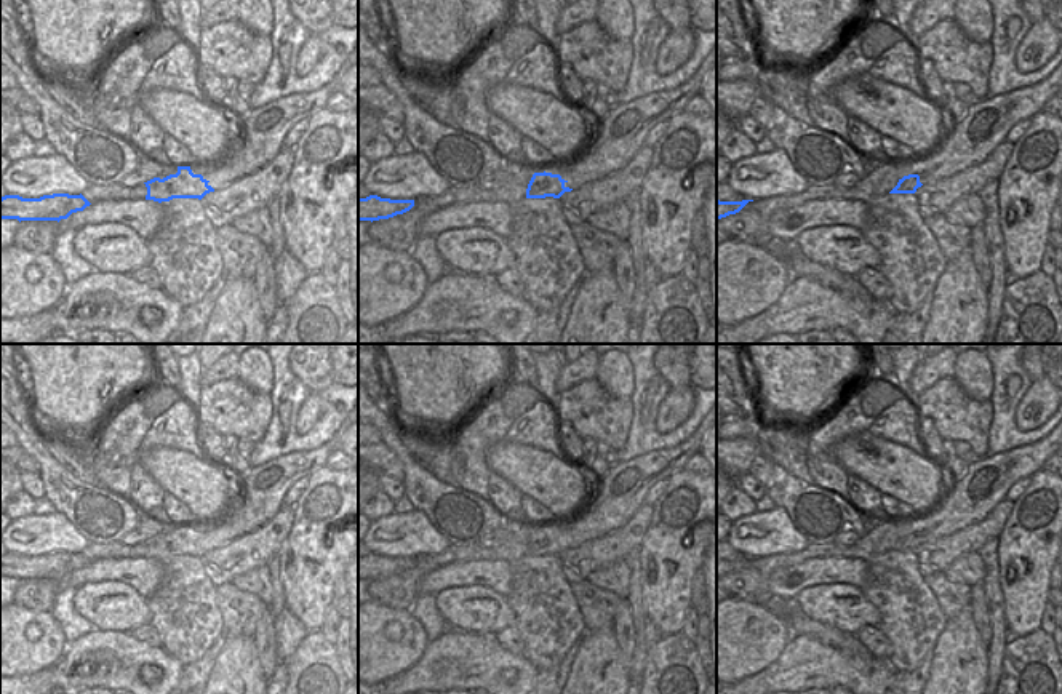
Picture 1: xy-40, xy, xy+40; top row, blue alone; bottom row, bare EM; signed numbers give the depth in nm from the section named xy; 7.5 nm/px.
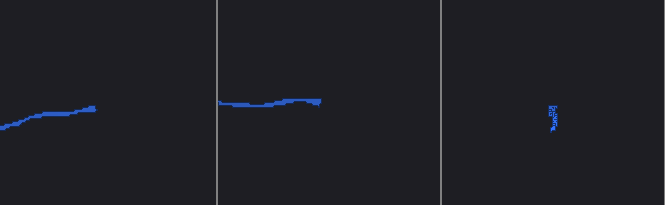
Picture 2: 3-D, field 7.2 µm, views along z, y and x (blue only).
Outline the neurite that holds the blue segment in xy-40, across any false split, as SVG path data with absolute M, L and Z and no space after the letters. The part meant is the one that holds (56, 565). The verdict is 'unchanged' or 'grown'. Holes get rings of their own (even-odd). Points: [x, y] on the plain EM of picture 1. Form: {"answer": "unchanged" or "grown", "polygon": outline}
{"answer": "unchanged", "polygon": "M53 552L40 556L5 553L0 556L0 577L61 579L72 571L83 569L91 561L80 553Z"}

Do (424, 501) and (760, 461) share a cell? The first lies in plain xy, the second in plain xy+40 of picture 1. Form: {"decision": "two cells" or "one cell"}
{"decision": "two cells"}

